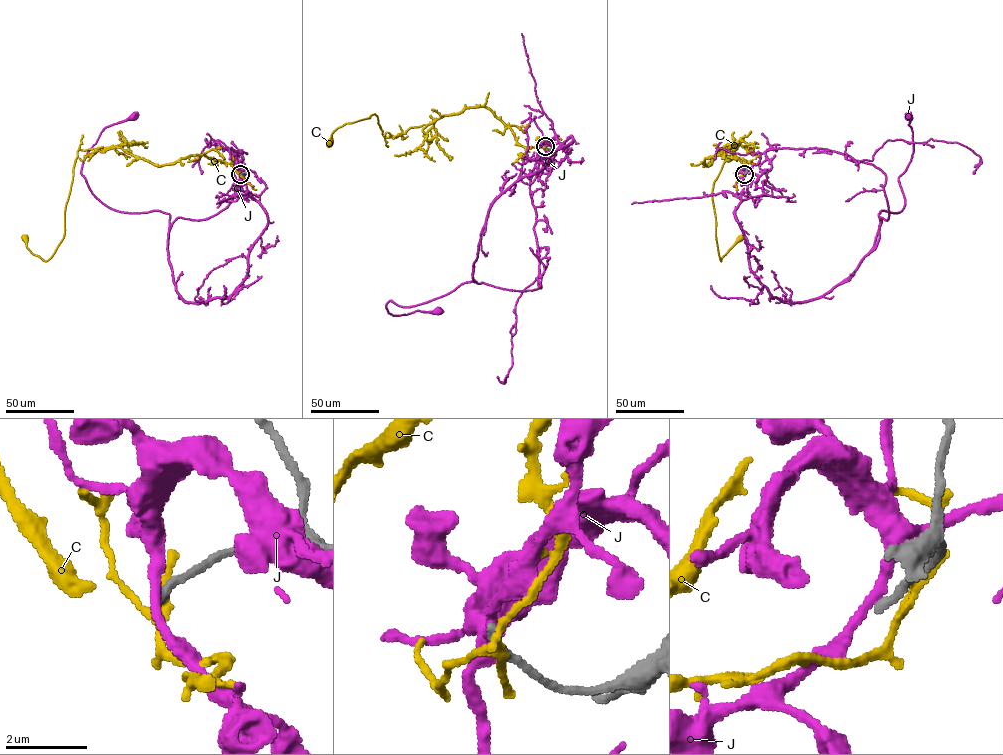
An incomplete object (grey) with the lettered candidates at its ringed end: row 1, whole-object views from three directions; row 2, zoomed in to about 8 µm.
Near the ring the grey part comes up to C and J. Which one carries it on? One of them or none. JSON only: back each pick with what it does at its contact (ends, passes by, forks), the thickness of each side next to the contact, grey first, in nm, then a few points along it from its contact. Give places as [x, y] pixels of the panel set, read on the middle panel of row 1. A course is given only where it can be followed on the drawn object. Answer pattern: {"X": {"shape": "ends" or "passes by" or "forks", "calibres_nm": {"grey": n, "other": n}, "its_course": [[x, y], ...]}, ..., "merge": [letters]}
{"merge": []}

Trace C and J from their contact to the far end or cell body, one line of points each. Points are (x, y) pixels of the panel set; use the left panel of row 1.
C: (241, 173), (203, 155), (157, 165), (121, 148), (78, 150), (62, 240), (44, 261), (27, 247), (25, 238)
J: (240, 174), (225, 148), (231, 201), (169, 228), (159, 211), (108, 208), (83, 161), (104, 128), (133, 115)

